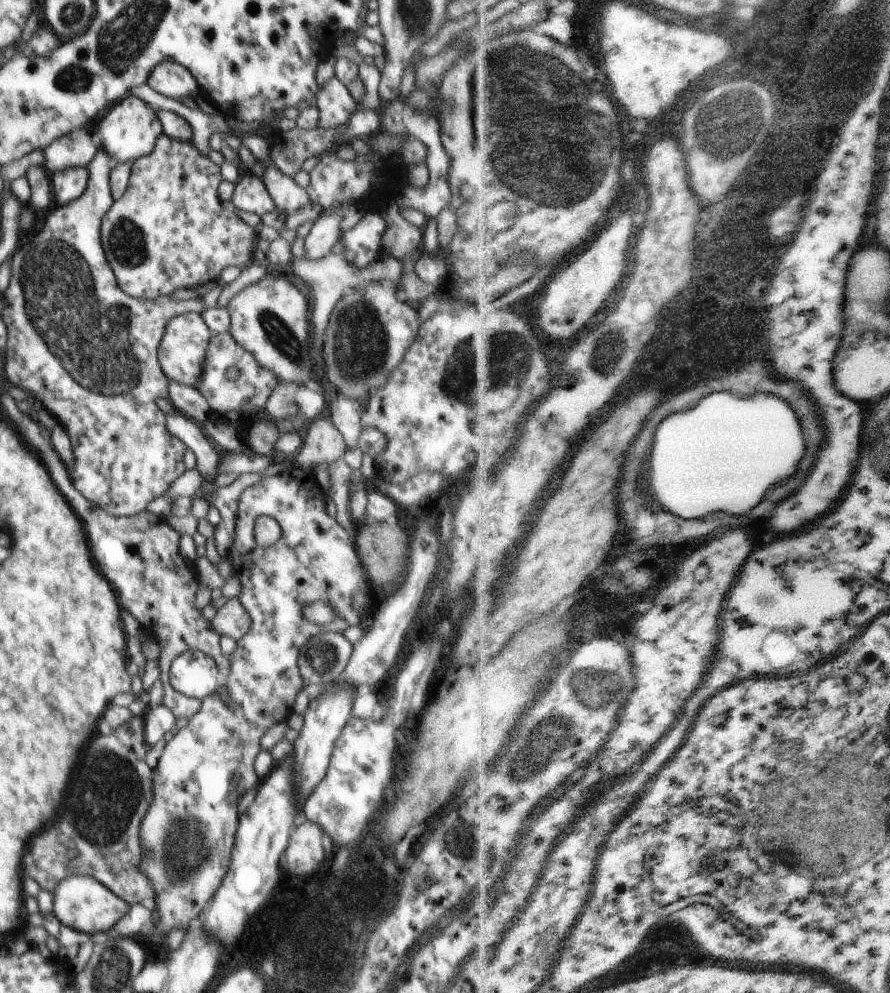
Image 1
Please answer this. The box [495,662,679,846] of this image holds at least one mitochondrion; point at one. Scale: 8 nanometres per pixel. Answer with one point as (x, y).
(547, 738)

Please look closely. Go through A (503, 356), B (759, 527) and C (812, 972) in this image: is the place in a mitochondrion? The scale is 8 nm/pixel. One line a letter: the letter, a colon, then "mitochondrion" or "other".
A: mitochondrion
B: other
C: other

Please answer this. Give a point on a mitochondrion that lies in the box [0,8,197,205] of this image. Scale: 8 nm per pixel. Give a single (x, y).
(72, 77)

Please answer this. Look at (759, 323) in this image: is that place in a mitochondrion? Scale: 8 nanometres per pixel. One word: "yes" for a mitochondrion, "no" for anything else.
no

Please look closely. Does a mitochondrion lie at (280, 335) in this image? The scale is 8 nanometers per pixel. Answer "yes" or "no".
yes

